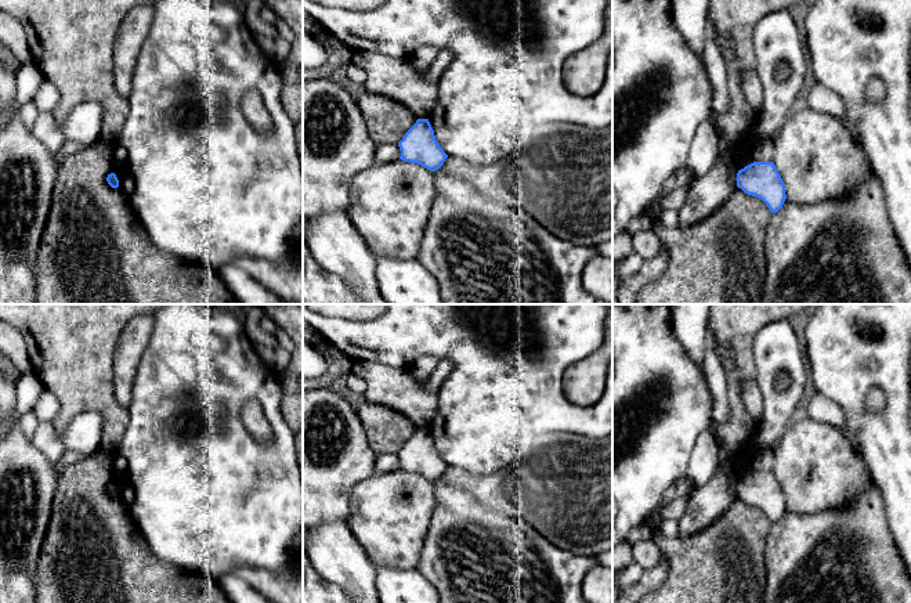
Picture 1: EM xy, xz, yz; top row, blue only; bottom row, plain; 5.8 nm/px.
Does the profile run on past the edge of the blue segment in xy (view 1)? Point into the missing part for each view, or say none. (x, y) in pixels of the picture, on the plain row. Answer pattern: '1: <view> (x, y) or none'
1: none

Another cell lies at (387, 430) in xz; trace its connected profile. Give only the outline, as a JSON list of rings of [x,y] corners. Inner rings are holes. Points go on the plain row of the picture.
[[[365,401],[357,409],[373,452],[398,454],[417,427],[397,411]]]

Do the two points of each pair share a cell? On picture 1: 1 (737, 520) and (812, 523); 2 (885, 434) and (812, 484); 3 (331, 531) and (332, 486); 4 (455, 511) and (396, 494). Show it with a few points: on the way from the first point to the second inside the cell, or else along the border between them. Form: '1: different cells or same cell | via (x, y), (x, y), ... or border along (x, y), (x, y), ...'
1: different cells | border along (772, 523), (763, 555)
2: different cells | border along (863, 464), (870, 476)
3: different cells | border along (344, 520), (328, 520), (317, 526)
4: different cells | border along (434, 481), (434, 512), (426, 537)

